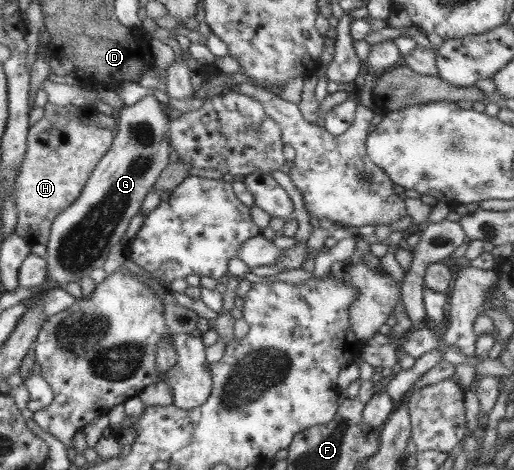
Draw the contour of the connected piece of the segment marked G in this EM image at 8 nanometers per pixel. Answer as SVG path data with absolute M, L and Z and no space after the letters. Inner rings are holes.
M146 96L141 101L138 101L134 105L124 106L120 112L116 113L117 116L117 130L115 131L114 140L110 150L102 156L102 159L96 164L96 167L92 170L91 176L82 188L80 195L72 206L68 207L65 211L62 211L55 219L51 225L51 232L49 235L49 240L47 241L45 260L47 261L47 279L52 279L57 283L57 285L62 286L63 284L70 283L70 281L78 282L82 277L90 275L94 269L102 268L104 262L106 261L108 254L110 253L110 248L114 245L124 243L124 235L128 224L130 224L131 219L138 214L140 211L146 194L153 189L153 185L162 173L162 170L170 164L170 154L172 153L172 145L170 140L168 140L168 127L170 127L170 116L165 109L162 109L161 103L157 101L155 96Z

